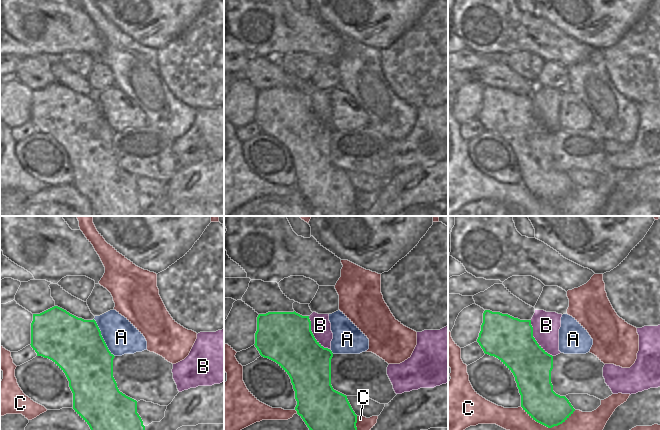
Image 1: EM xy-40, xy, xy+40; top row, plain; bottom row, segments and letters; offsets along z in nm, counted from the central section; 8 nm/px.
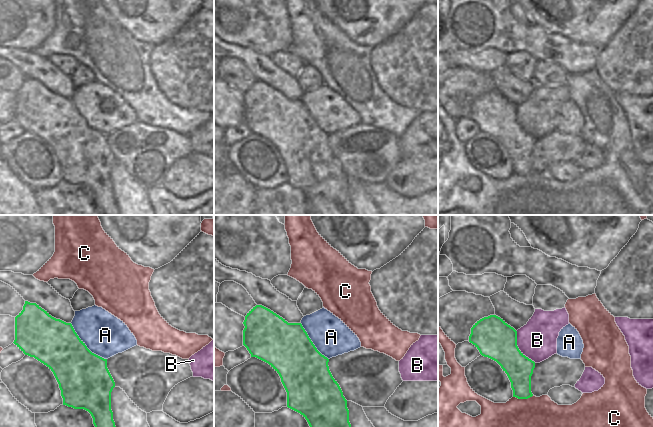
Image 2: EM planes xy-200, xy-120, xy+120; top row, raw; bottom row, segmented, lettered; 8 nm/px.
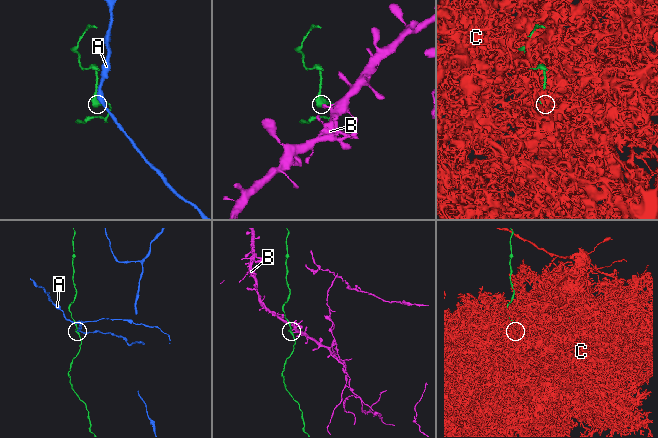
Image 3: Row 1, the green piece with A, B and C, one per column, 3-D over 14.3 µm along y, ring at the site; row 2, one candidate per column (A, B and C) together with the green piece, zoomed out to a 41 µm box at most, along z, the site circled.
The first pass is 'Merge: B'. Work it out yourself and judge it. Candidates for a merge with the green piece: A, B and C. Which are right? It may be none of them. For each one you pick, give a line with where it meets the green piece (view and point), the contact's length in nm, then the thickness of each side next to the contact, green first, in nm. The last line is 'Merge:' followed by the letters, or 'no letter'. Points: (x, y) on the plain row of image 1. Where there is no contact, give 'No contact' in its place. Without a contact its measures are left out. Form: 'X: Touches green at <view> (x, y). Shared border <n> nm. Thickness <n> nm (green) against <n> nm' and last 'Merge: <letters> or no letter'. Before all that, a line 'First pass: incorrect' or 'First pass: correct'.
First pass: incorrect
Merge: no letter.

